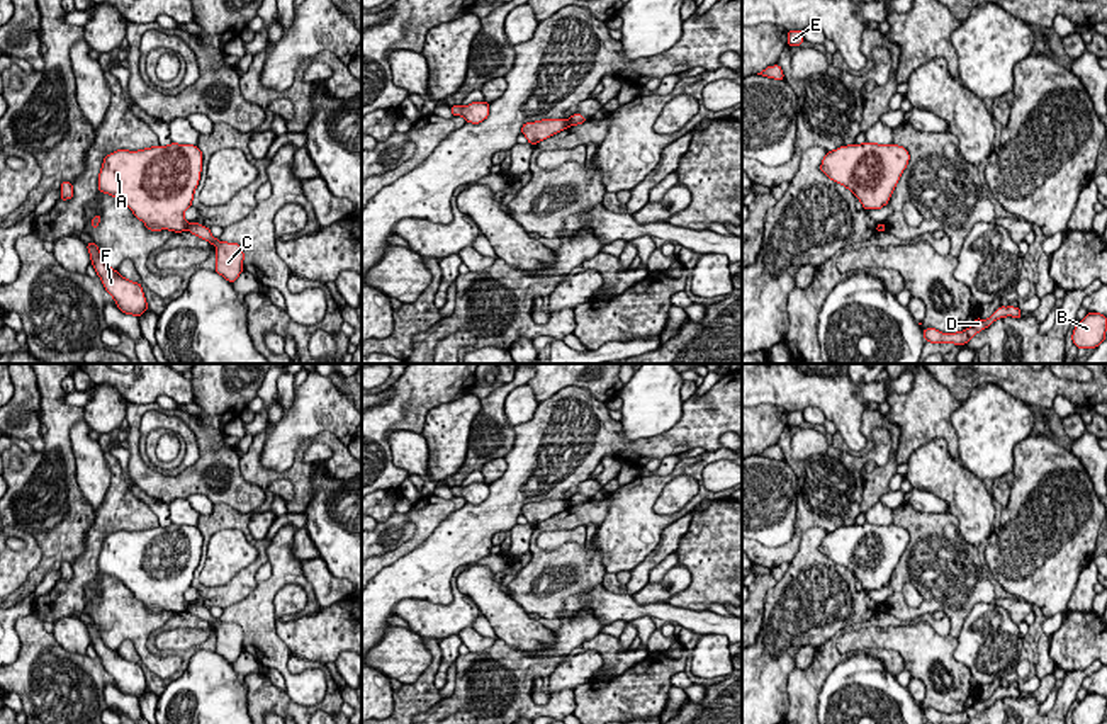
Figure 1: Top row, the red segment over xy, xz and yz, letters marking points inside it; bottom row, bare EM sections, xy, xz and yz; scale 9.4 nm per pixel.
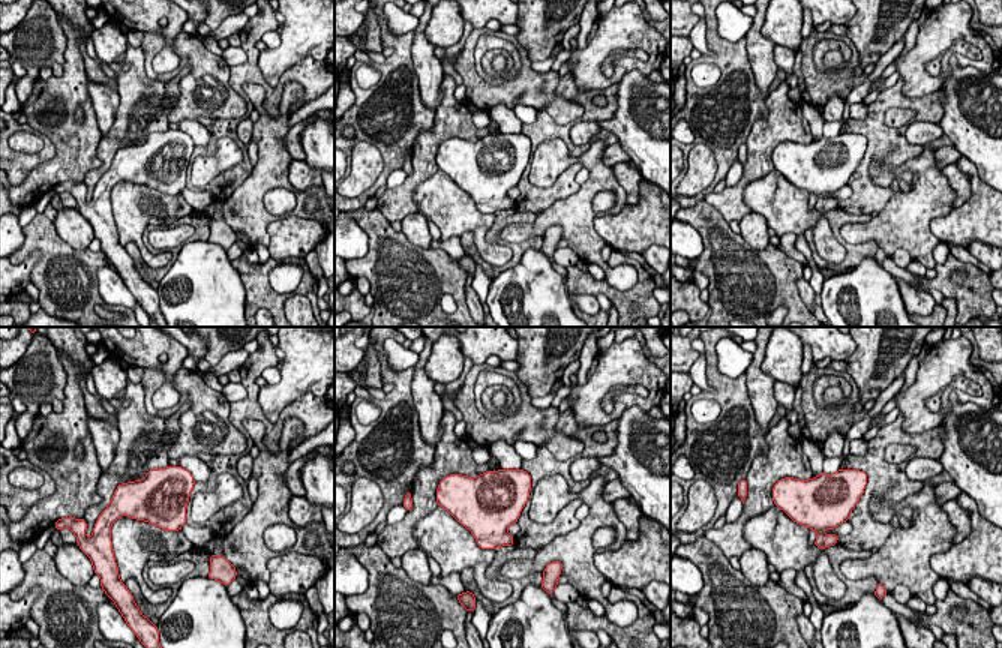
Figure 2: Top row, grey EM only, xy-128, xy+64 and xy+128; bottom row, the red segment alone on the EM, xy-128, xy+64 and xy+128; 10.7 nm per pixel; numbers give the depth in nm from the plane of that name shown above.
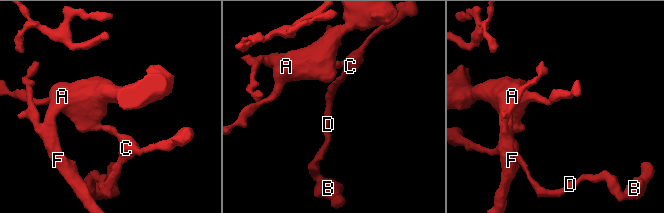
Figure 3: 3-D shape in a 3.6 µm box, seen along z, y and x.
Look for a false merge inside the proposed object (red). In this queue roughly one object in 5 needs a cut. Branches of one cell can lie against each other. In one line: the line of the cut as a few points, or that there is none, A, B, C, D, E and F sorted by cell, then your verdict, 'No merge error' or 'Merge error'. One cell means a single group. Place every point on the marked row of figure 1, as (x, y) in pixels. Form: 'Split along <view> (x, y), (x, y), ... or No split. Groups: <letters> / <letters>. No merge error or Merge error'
Split along xy (189, 223), (185, 228). Groups: A E F / B C D. Merge error

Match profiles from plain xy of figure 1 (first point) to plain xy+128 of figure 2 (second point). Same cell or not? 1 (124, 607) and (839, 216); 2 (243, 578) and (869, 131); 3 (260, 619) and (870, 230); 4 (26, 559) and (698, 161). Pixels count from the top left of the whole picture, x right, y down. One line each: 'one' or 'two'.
1: two
2: one
3: one
4: one

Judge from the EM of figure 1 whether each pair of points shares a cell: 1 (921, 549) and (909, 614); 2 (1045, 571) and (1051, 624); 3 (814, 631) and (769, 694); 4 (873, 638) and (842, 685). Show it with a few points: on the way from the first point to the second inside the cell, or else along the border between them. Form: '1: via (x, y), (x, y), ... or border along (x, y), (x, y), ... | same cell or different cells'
1: via (929, 568), (927, 604) | same cell
2: border along (1063, 610), (1046, 619) | different cells
3: via (795, 636), (769, 667), (769, 675) | same cell
4: border along (873, 651), (856, 651), (846, 656) | different cells

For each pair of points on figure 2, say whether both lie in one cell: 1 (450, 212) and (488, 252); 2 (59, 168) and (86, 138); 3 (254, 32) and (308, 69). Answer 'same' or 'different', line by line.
1: same
2: same
3: same

